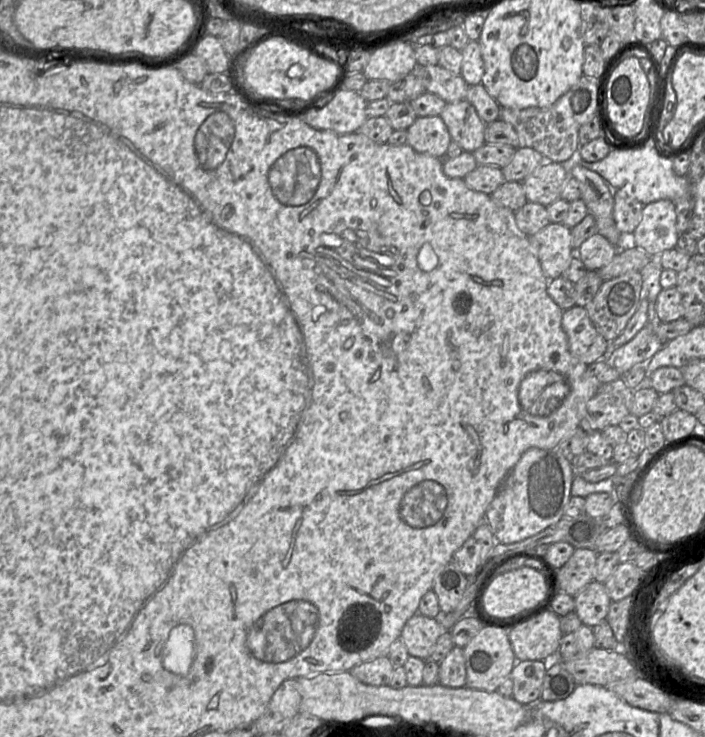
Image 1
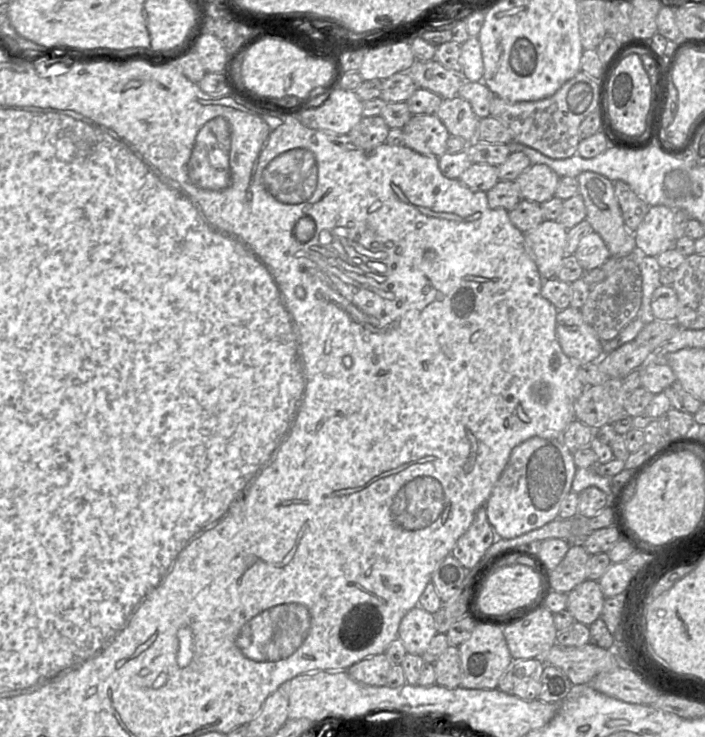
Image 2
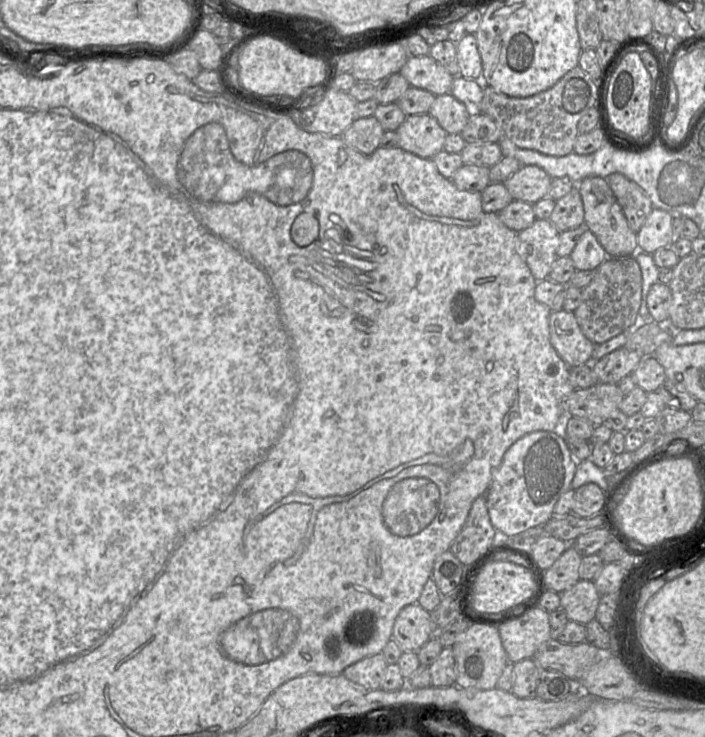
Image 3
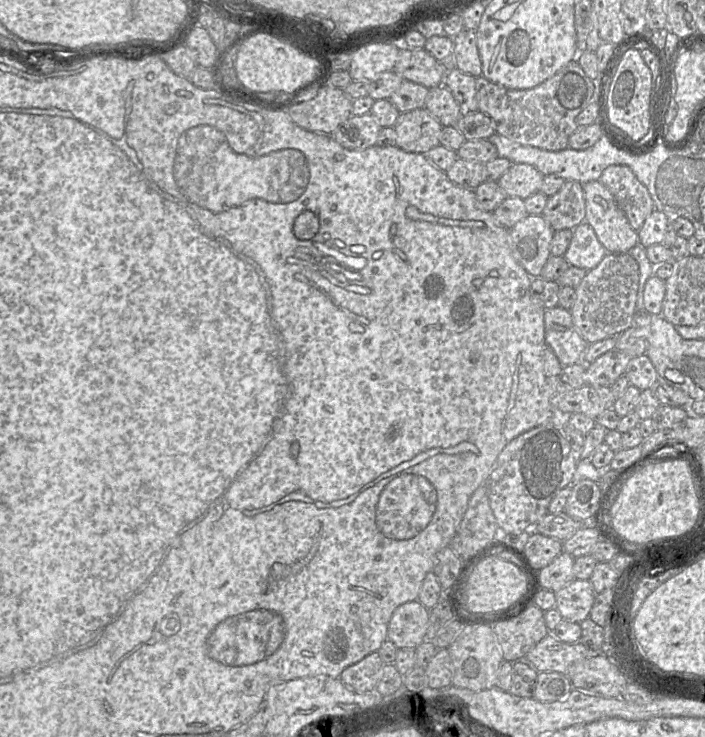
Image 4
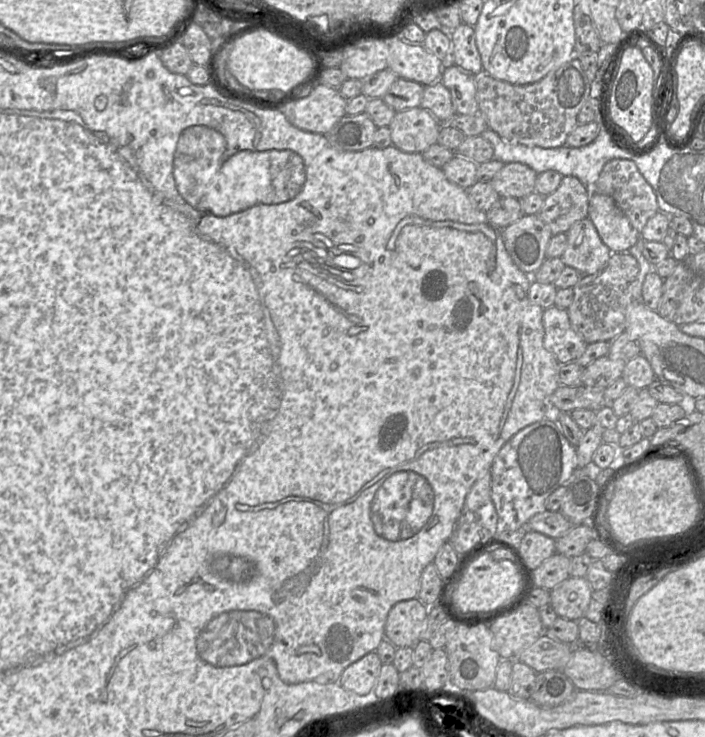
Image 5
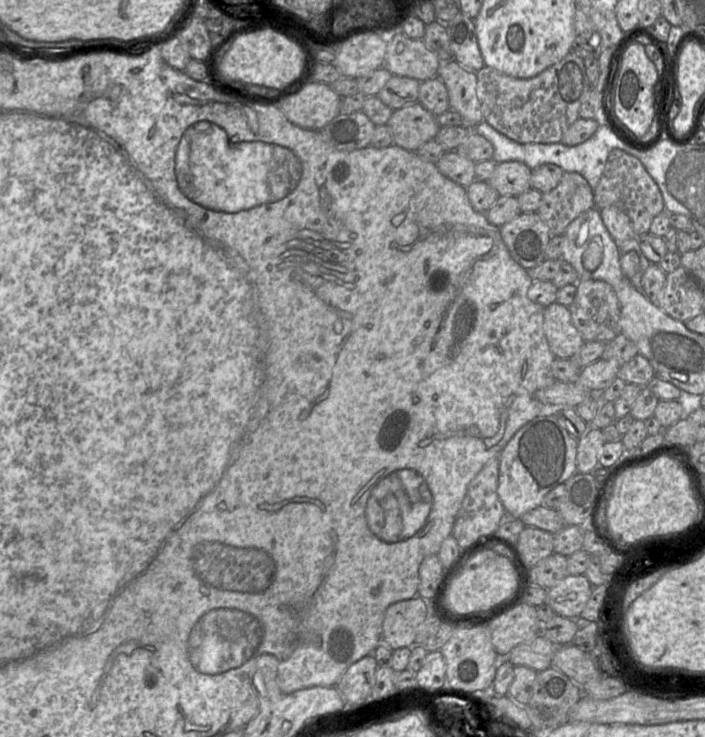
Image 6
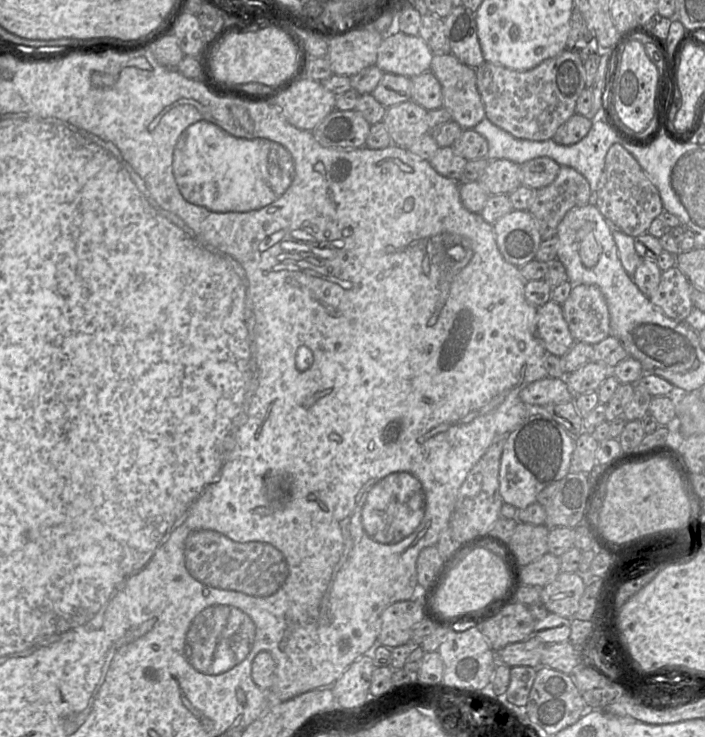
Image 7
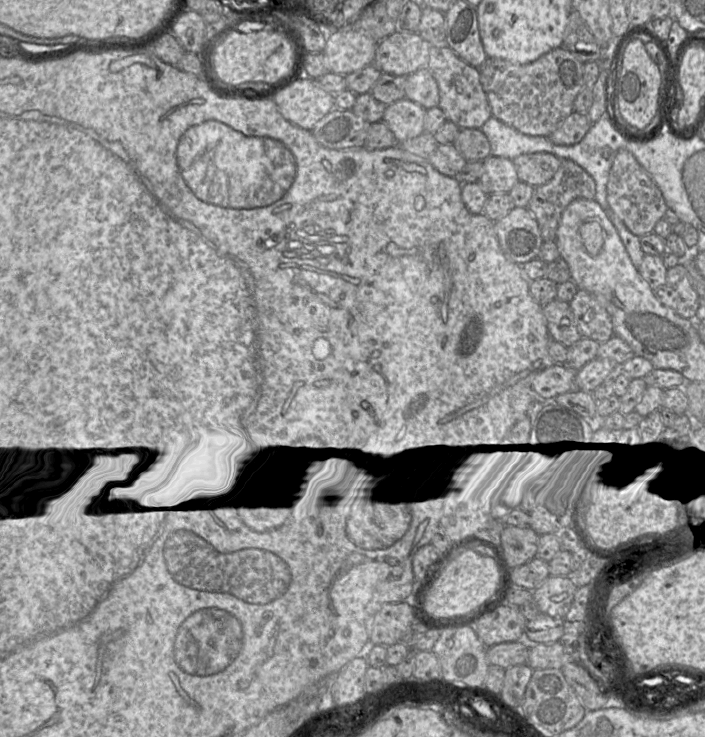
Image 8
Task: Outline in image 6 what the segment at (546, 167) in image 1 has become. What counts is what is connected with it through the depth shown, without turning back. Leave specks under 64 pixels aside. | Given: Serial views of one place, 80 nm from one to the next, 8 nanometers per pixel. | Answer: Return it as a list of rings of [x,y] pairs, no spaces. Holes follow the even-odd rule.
[[[505,161],[497,163],[488,182],[500,196],[519,196],[531,188],[531,173],[522,162]]]

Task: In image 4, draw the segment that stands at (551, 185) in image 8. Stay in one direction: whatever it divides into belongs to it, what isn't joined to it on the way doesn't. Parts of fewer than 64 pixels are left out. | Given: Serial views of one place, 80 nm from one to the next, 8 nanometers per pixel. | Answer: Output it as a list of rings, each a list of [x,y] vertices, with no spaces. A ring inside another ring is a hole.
[[[566,180],[556,194],[548,197],[542,215],[554,231],[574,229],[584,222],[586,207],[583,184]]]

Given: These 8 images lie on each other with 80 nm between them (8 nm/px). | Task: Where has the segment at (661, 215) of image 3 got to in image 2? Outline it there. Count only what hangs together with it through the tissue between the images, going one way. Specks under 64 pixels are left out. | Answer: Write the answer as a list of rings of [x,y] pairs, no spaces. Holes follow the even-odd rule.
[[[663,205],[651,206],[641,224],[634,232],[636,252],[641,255],[657,257],[674,248],[675,211]]]

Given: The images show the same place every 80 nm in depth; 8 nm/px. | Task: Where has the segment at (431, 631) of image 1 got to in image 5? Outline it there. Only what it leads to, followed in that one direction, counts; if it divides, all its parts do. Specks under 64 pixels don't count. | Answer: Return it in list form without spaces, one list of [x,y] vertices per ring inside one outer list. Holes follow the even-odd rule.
[[[418,597],[396,603],[388,613],[385,638],[397,647],[414,647],[428,617],[428,606]]]

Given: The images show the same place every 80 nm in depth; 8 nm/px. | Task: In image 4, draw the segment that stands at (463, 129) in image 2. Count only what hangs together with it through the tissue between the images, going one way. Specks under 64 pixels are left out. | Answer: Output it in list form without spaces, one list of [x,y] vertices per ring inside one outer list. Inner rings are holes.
[[[445,85],[430,88],[426,98],[425,108],[443,126],[455,126],[461,117],[458,101]]]

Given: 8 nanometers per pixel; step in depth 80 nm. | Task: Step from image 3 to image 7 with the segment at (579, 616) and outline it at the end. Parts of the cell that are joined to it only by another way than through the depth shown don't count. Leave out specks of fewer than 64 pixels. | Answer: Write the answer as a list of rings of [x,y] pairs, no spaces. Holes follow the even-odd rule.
[[[560,572],[552,582],[540,588],[540,600],[549,612],[572,618],[585,588],[578,572]]]

